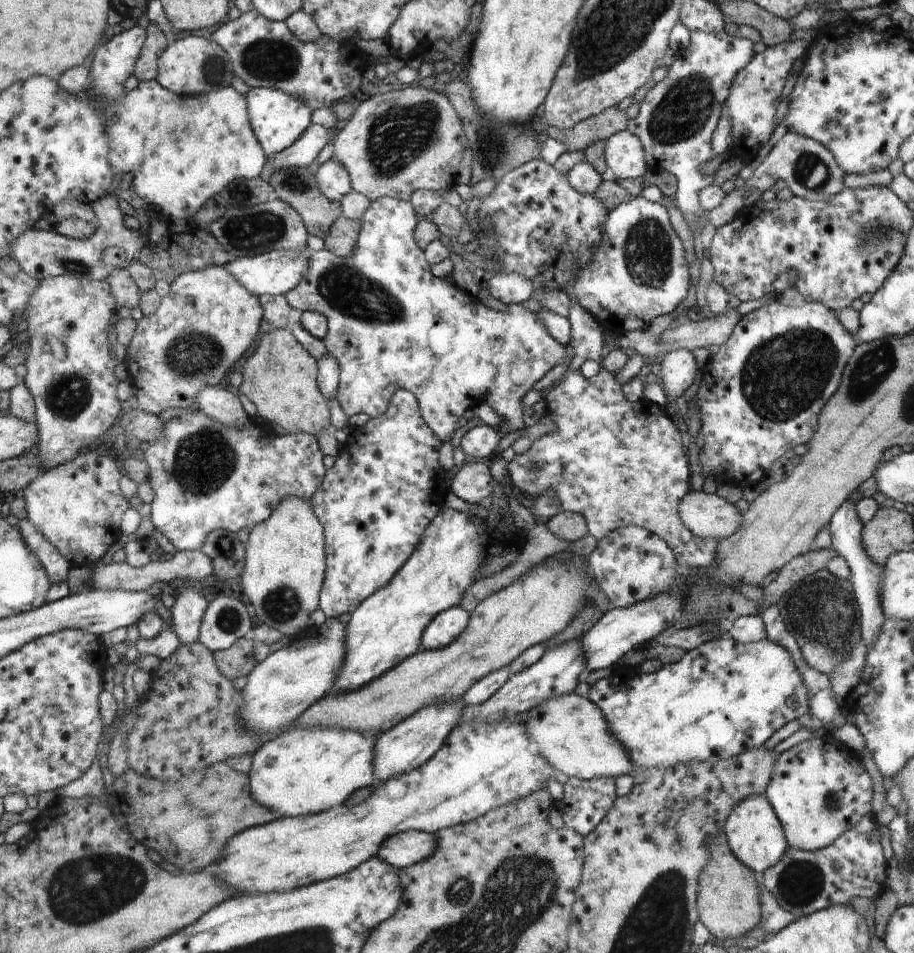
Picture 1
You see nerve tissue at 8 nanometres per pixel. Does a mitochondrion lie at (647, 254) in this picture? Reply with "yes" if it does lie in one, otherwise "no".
yes

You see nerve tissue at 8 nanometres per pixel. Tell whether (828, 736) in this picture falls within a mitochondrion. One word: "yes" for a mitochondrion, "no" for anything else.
no

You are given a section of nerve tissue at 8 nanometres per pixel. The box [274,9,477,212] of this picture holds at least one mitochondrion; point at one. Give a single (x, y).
(401, 136)

